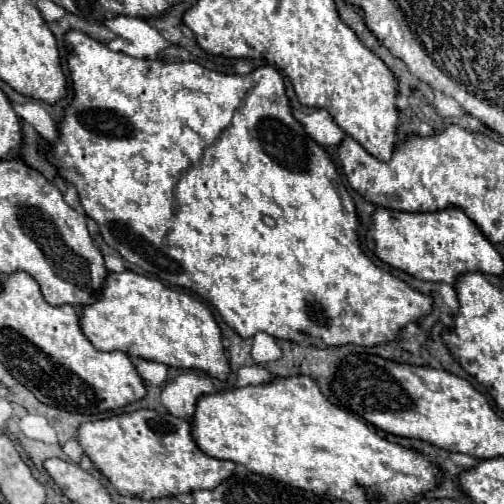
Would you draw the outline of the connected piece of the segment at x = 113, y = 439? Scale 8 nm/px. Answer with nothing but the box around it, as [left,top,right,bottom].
[78,410,236,500]

